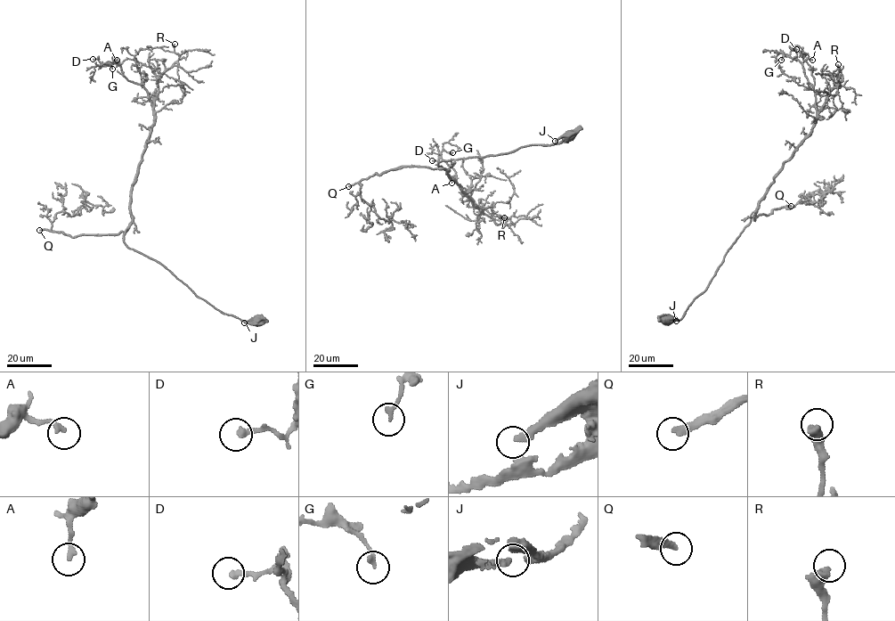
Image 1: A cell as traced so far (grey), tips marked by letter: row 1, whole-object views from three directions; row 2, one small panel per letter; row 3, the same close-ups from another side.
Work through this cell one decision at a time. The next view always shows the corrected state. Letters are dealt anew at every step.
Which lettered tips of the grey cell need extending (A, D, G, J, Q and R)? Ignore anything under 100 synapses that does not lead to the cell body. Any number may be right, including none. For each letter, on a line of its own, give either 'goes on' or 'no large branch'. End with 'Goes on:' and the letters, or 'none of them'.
A: no large branch
D: no large branch
G: no large branch
J: no large branch
Q: goes on
R: no large branch
Goes on: Q

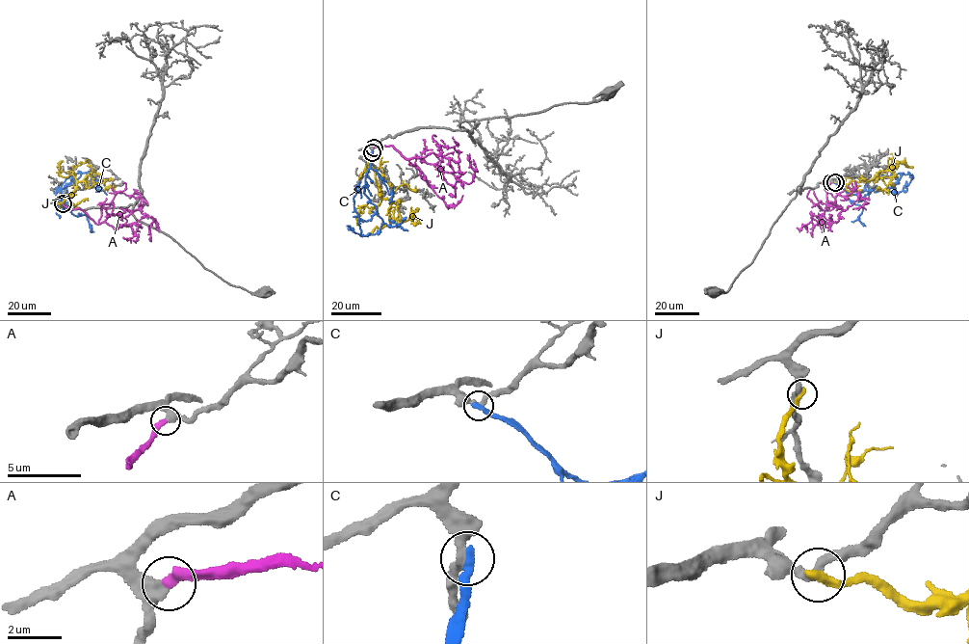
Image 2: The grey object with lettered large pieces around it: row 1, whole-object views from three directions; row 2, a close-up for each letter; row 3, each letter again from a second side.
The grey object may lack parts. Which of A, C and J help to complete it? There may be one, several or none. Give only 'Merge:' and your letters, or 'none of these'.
Merge: A

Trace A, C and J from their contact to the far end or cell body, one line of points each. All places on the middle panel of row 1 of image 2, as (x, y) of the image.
A: (374, 147), (392, 146), (404, 157), (435, 164), (454, 185), (472, 181), (469, 160)
C: (372, 151), (364, 193), (376, 208), (382, 225), (379, 232), (362, 236), (348, 226)
J: (373, 152), (369, 165), (374, 171), (380, 197), (396, 204), (401, 219), (406, 221), (414, 215), (418, 224)

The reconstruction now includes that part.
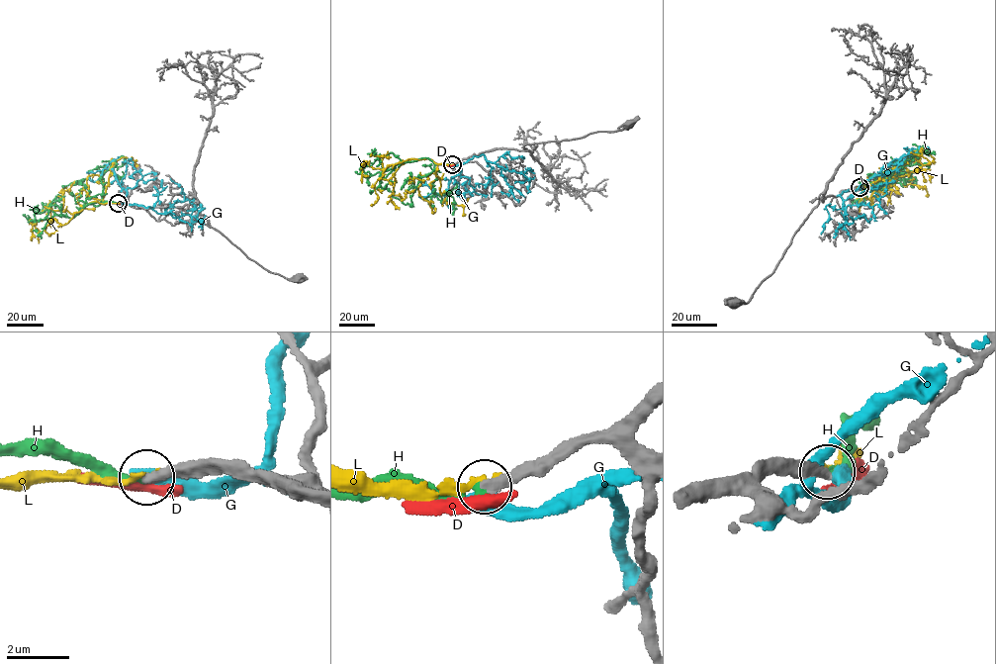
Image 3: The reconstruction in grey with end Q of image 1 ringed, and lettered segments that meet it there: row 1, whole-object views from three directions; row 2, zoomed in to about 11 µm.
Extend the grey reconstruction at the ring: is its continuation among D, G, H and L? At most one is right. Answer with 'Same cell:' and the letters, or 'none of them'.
Same cell: H

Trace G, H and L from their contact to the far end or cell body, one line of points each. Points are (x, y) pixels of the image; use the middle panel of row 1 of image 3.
G: (453, 164), (457, 166), (483, 154), (501, 169), (501, 175), (512, 189), (508, 195), (500, 191)
H: (452, 164), (434, 163), (425, 157), (398, 163), (381, 180), (380, 185), (384, 189), (390, 182), (397, 182)
L: (453, 164), (409, 158), (382, 169), (364, 164), (362, 175), (368, 176)

